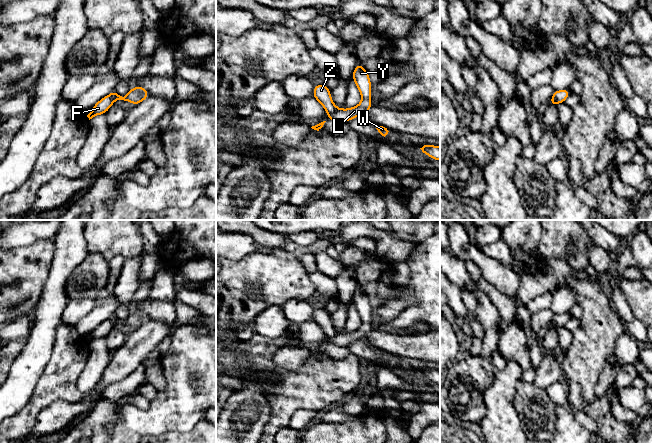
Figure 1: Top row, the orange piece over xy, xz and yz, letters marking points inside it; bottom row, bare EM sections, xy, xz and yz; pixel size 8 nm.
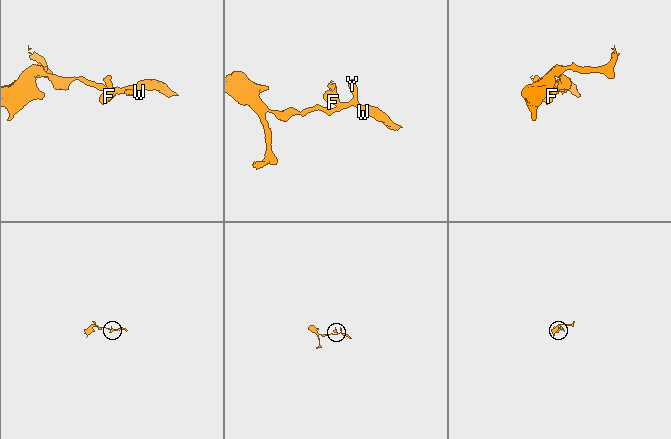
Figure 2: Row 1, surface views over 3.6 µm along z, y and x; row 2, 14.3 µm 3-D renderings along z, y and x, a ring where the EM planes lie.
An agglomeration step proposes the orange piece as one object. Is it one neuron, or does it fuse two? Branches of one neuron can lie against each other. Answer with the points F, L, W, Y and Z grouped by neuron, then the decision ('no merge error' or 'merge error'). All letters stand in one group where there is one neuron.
F Z / L W Y; merge error

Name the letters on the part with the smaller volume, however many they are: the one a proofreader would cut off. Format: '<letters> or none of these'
F, Z

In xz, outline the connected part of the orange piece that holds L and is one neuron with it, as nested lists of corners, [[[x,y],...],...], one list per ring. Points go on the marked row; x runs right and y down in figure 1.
[[[358,63],[352,73],[356,87],[360,91],[362,101],[353,108],[340,109],[337,107],[334,114],[329,115],[327,120],[335,122],[348,122],[358,116],[366,117],[372,106],[371,101],[371,81],[369,74],[364,67]]]

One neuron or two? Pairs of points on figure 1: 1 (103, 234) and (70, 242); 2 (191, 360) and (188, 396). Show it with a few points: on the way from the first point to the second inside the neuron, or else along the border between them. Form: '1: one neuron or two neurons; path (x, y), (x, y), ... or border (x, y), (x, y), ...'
1: two neurons; border (83, 230), (83, 236), (89, 252)
2: one neuron; path (191, 369), (187, 377), (188, 387)

